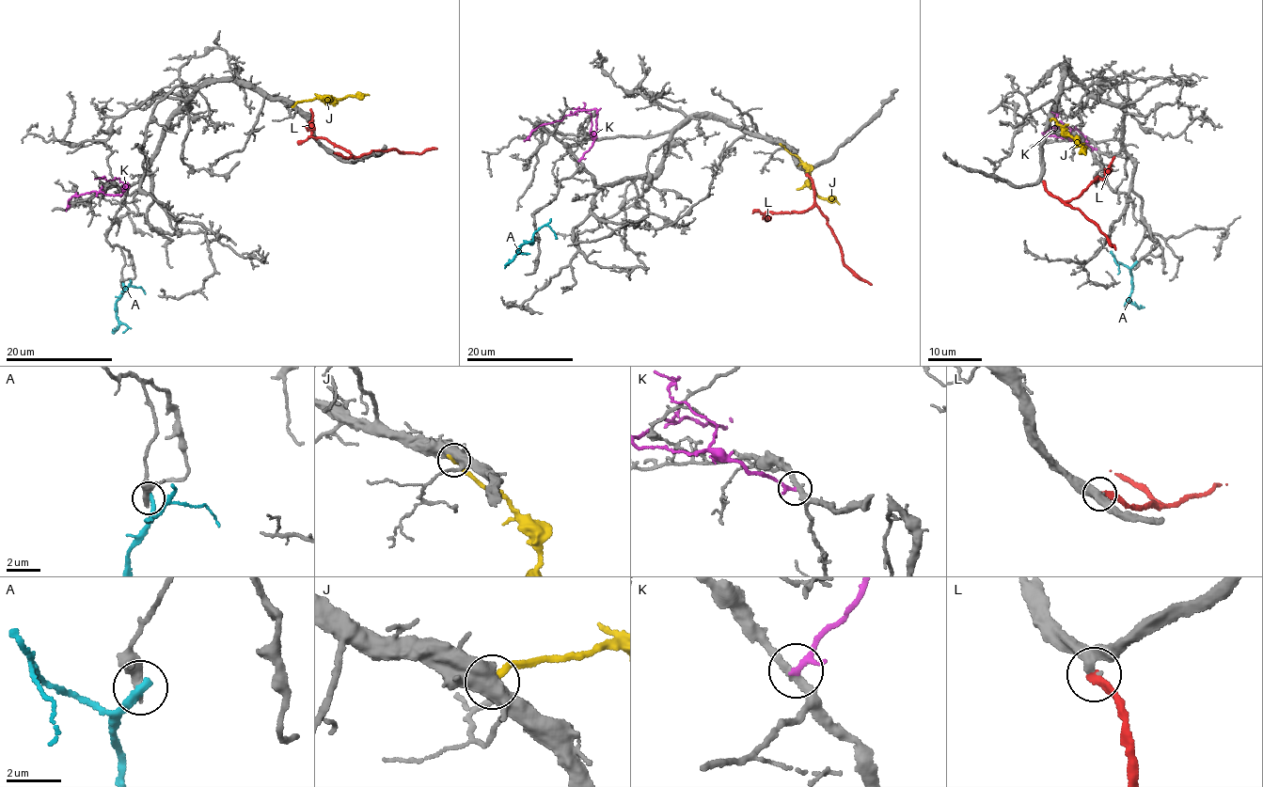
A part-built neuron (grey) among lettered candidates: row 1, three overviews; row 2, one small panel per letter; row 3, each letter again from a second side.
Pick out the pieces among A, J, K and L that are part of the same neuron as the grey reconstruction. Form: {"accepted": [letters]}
{"accepted": ["L"]}

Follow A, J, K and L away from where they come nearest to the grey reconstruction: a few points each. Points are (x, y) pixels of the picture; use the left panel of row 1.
A: (122, 285), (122, 293), (117, 301), (118, 327), (112, 330)
J: (293, 104), (323, 96), (330, 99), (369, 95)
K: (122, 187), (128, 184), (118, 196), (92, 191), (75, 195), (65, 211)
L: (335, 152), (355, 157), (372, 149), (390, 148), (418, 154), (436, 149)

